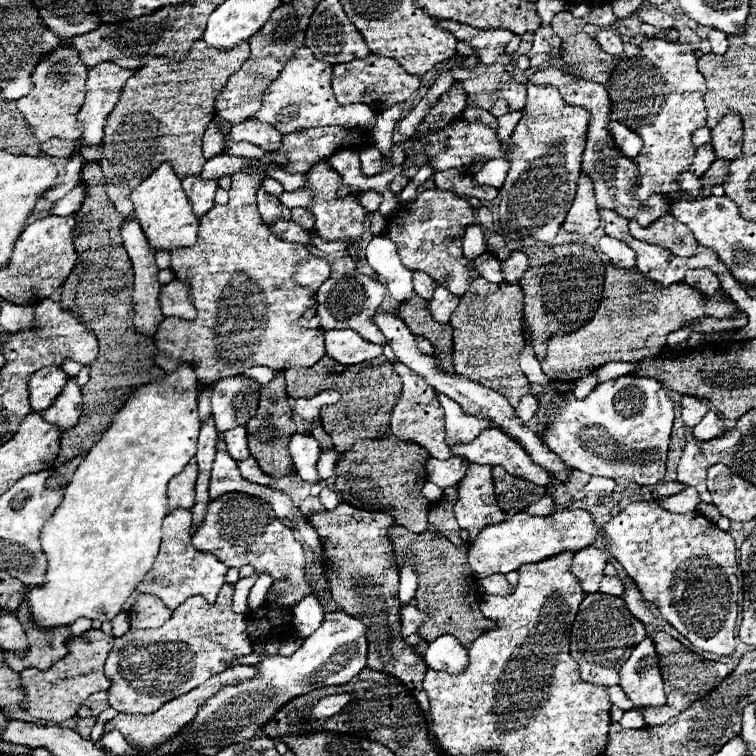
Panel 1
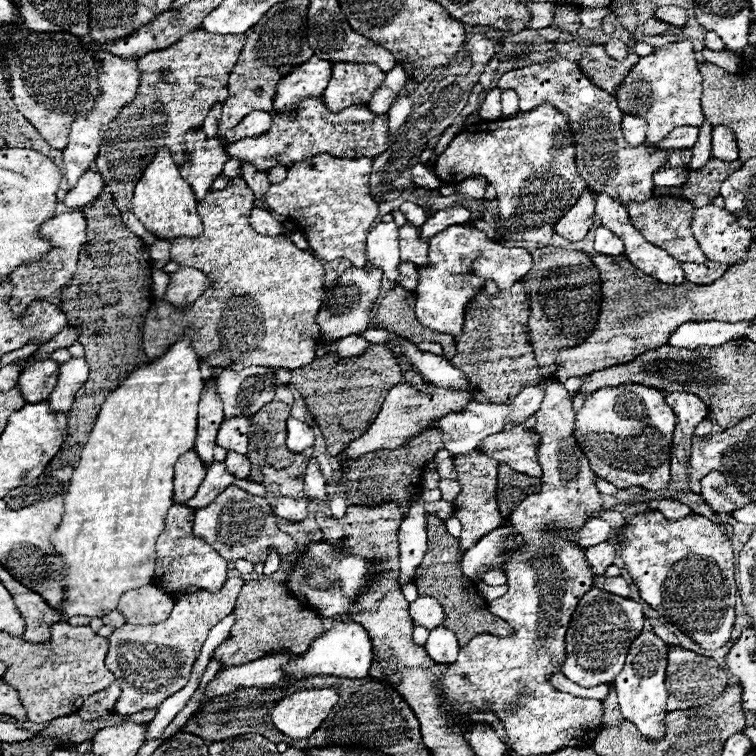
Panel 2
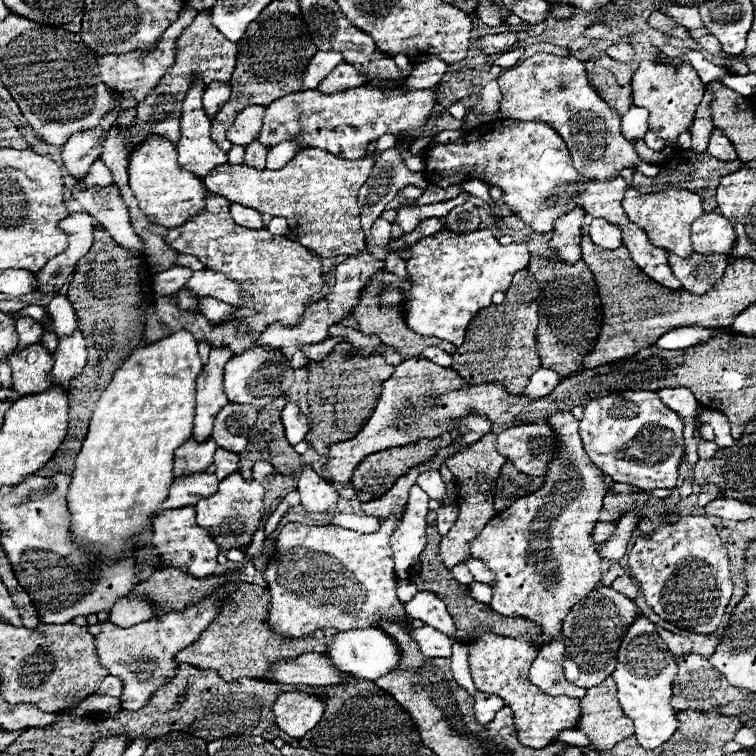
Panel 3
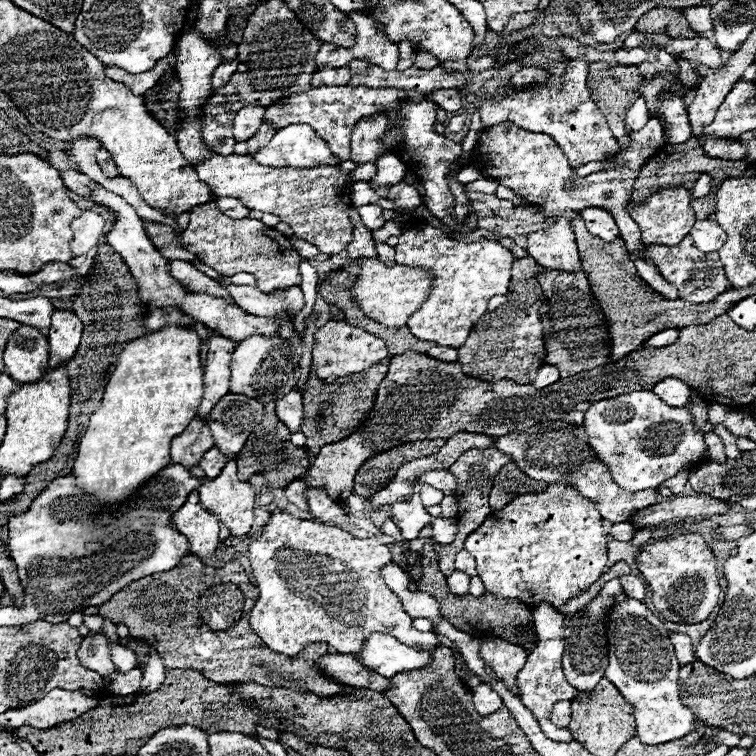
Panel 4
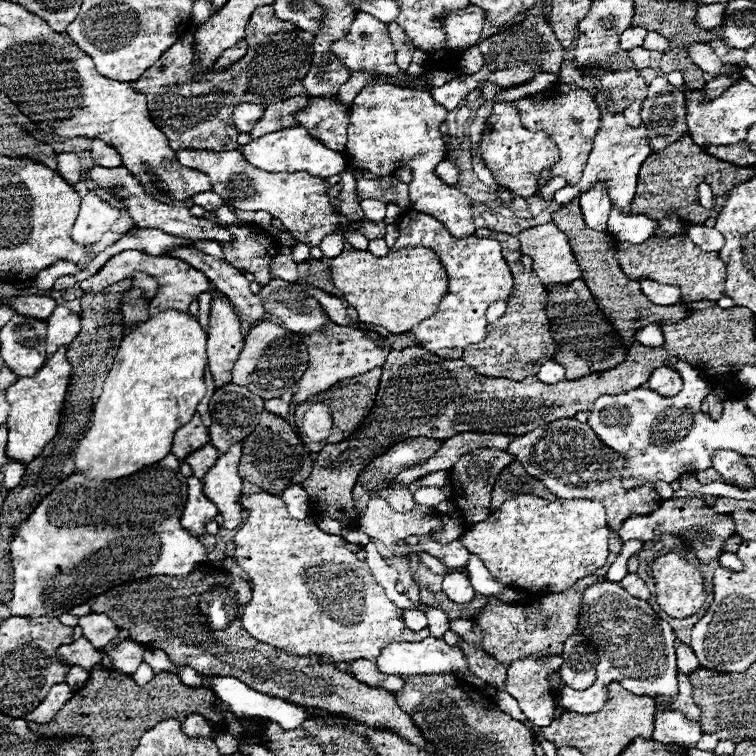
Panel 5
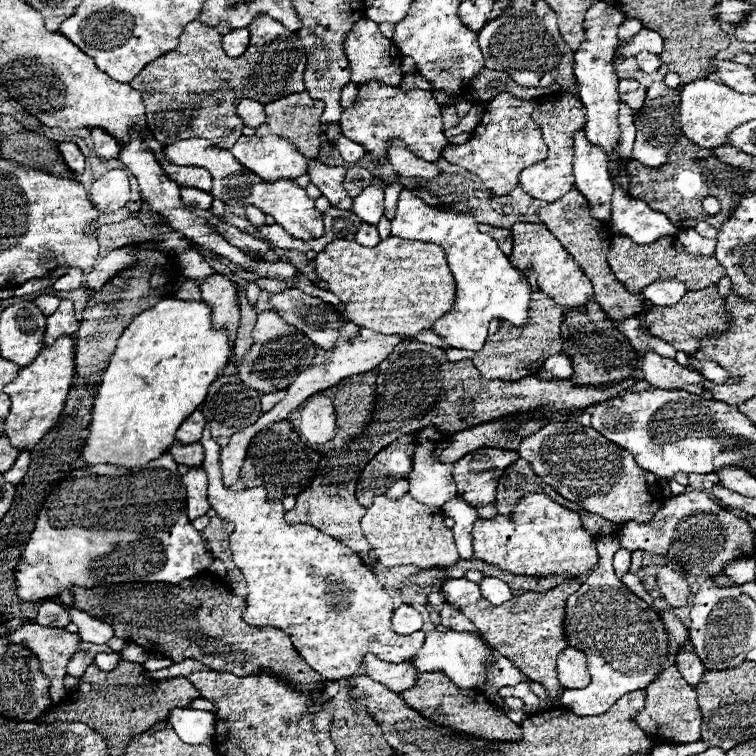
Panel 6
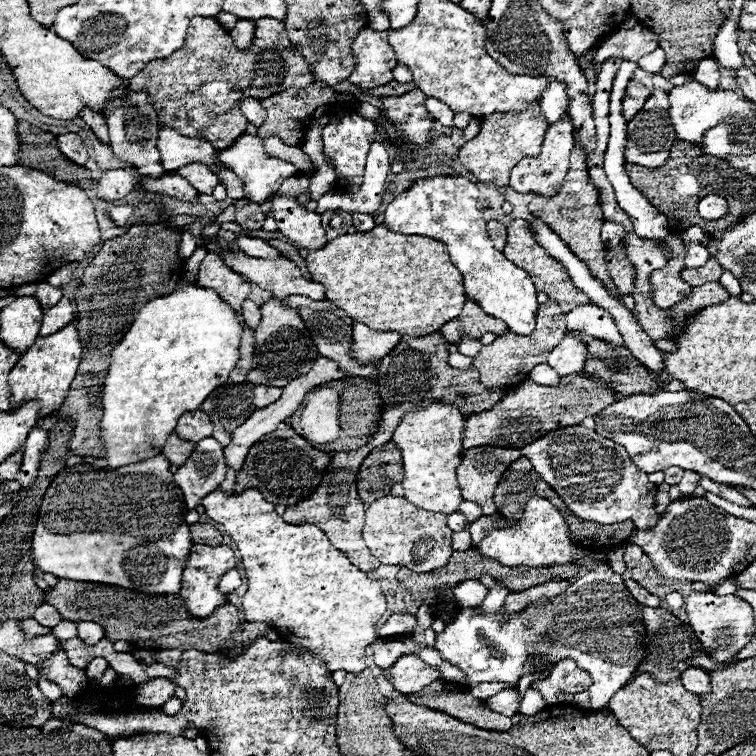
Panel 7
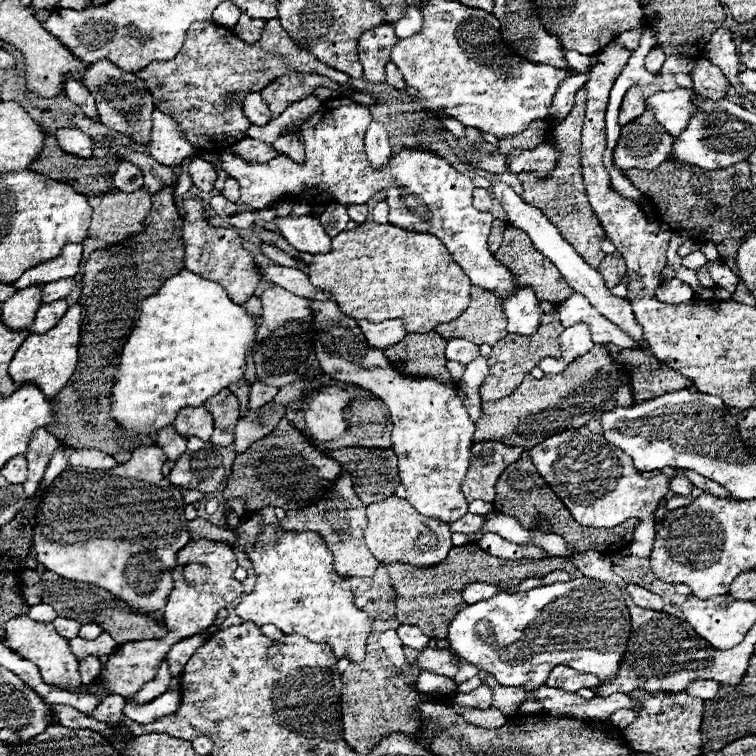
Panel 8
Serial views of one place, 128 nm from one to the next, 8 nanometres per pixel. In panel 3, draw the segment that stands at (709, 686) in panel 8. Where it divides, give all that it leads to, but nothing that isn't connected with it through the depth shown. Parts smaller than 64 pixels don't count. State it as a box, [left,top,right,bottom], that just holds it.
[656,626,692,654]

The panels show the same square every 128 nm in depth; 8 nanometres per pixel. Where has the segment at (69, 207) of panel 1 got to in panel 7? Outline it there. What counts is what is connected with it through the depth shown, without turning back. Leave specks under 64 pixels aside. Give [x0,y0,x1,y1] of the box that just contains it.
[80,110,110,146]

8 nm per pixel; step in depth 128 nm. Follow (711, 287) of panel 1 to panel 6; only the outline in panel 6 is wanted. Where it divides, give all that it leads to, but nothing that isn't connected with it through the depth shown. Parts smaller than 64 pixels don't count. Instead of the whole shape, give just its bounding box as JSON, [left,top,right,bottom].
[608,236,726,292]

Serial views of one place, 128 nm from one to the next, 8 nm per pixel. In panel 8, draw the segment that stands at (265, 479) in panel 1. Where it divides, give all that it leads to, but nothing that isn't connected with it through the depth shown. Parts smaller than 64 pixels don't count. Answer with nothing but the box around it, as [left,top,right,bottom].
[158,426,186,462]

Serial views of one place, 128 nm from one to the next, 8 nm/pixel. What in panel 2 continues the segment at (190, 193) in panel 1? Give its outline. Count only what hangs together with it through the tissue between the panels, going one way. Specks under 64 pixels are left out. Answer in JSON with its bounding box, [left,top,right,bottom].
[180,130,228,202]

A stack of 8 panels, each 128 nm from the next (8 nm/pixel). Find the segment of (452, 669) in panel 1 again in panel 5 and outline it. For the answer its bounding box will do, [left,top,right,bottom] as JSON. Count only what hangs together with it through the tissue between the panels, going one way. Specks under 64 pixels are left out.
[236,471,448,664]

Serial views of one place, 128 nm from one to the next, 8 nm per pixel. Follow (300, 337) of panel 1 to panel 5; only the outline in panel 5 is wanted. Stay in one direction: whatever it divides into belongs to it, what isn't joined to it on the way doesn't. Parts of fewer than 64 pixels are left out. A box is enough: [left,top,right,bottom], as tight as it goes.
[202,212,282,286]

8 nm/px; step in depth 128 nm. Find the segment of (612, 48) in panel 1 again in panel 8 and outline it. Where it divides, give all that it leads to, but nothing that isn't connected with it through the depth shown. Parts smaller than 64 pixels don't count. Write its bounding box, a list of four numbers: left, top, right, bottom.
[646,48,666,74]

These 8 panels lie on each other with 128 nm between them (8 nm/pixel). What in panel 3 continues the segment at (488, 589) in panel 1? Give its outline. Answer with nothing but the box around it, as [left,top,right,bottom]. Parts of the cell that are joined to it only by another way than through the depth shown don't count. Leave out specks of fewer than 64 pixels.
[466,558,494,586]

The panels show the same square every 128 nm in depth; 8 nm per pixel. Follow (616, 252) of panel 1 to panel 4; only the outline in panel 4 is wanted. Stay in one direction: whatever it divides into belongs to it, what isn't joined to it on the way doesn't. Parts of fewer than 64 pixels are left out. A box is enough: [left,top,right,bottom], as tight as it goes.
[580,208,620,242]

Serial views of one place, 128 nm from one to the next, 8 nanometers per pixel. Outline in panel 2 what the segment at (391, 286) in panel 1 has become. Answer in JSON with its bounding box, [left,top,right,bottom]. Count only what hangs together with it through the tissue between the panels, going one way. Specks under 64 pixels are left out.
[366,222,400,286]

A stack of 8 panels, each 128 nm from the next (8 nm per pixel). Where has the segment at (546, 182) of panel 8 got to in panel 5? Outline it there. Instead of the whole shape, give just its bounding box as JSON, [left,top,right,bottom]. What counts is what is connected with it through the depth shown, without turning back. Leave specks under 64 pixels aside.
[552,200,690,344]

